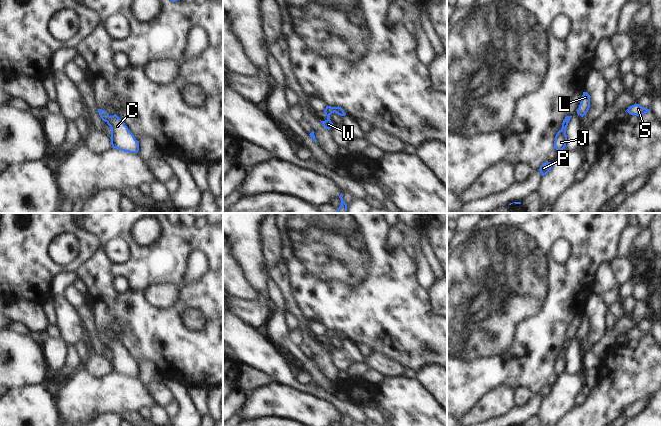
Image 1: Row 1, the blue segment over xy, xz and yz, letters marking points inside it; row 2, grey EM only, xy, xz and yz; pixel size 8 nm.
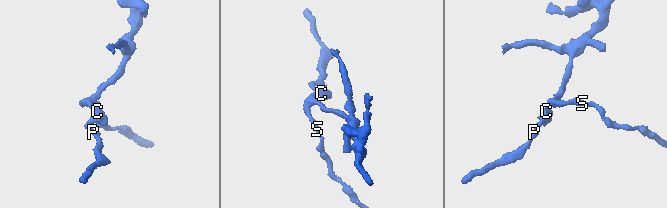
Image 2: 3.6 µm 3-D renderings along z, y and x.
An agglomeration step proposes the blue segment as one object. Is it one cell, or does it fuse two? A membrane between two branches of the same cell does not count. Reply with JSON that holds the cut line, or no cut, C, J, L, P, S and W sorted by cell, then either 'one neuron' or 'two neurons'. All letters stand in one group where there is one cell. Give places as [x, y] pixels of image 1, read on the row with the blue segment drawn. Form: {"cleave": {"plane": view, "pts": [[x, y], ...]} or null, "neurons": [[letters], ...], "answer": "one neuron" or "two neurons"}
{"cleave": null, "neurons": [["C", "J", "L", "P", "S", "W"]], "answer": "one neuron"}

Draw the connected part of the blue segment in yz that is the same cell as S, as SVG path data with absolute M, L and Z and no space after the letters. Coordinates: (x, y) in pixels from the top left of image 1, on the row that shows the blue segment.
M634 104L634 105L630 106L626 111L631 115L641 116L641 115L644 115L647 112L649 112L650 109L646 109L646 108L640 106L639 104Z

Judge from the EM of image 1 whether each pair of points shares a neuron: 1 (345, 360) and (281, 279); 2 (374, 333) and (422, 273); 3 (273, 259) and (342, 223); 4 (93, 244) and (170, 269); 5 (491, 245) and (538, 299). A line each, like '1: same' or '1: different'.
1: different
2: different
3: different
4: different
5: same

